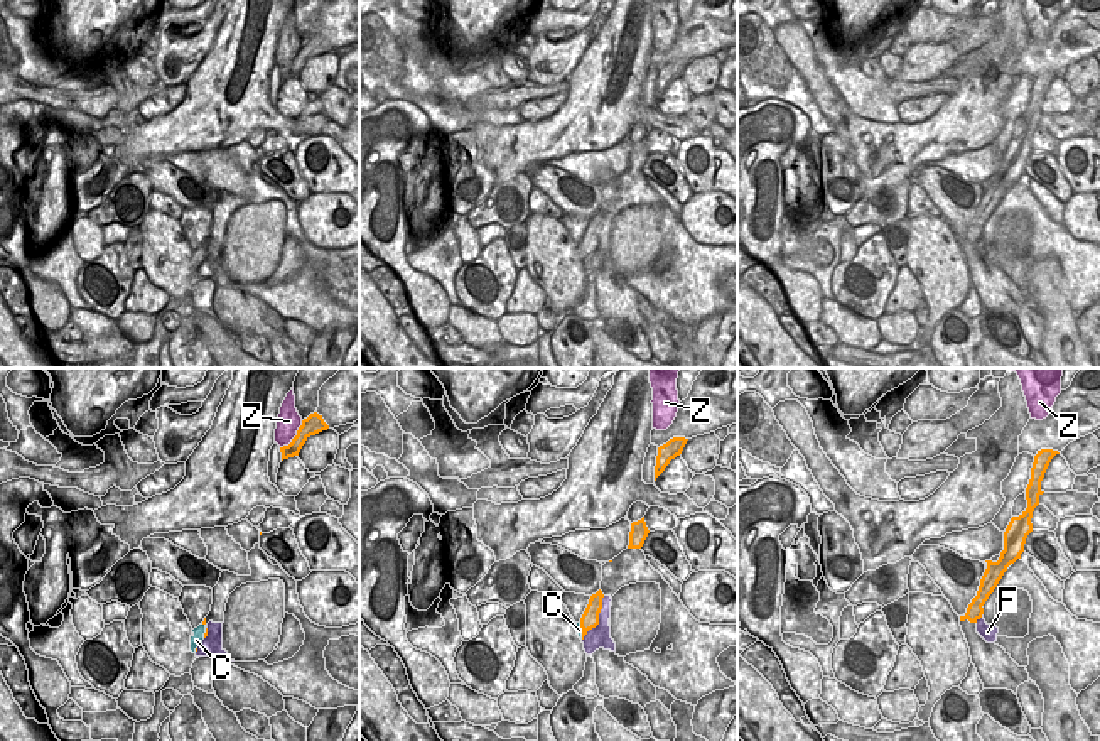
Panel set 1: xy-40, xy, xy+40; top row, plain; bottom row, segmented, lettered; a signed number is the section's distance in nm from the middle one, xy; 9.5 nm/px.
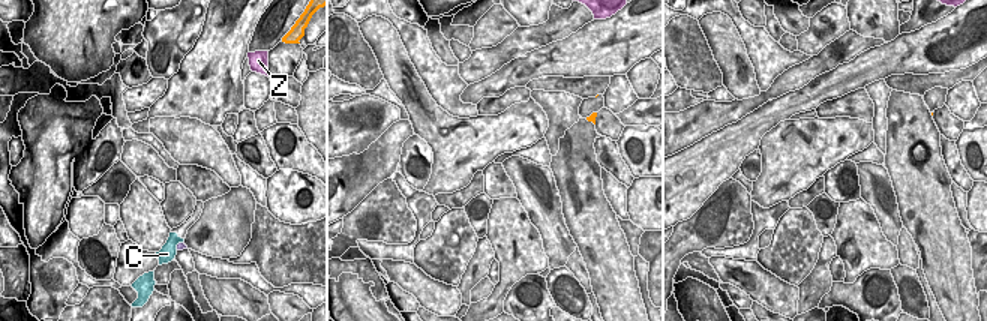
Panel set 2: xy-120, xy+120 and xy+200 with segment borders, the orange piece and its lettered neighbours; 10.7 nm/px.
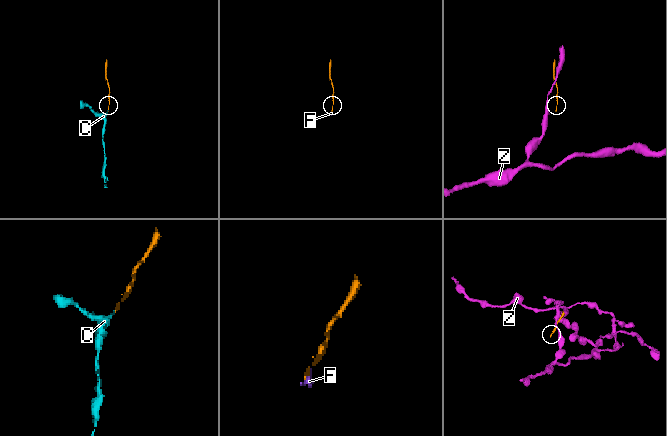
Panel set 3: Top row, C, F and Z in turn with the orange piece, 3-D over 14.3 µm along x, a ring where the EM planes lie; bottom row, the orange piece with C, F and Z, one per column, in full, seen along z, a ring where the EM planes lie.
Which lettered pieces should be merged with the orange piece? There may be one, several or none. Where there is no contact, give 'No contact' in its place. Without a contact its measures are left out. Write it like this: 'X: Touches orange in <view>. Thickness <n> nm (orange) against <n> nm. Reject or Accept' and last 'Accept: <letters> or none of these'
C: Touches orange in xy. Thickness 170 nm (orange) against 60 nm. Accept
F: Touches orange in xy. Thickness 170 nm (orange) against 220 nm. Reject
Z: Touches orange in xy-40. Thickness 190 nm (orange) against 240 nm. Reject
Accept: C.

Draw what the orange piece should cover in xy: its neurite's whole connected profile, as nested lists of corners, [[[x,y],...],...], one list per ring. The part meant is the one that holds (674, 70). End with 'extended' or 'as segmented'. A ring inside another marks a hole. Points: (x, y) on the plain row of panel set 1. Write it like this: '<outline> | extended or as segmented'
[[[673,59],[666,66],[658,69],[656,88],[655,88],[655,103],[665,93],[671,81],[682,76],[688,61]]] | as segmented

